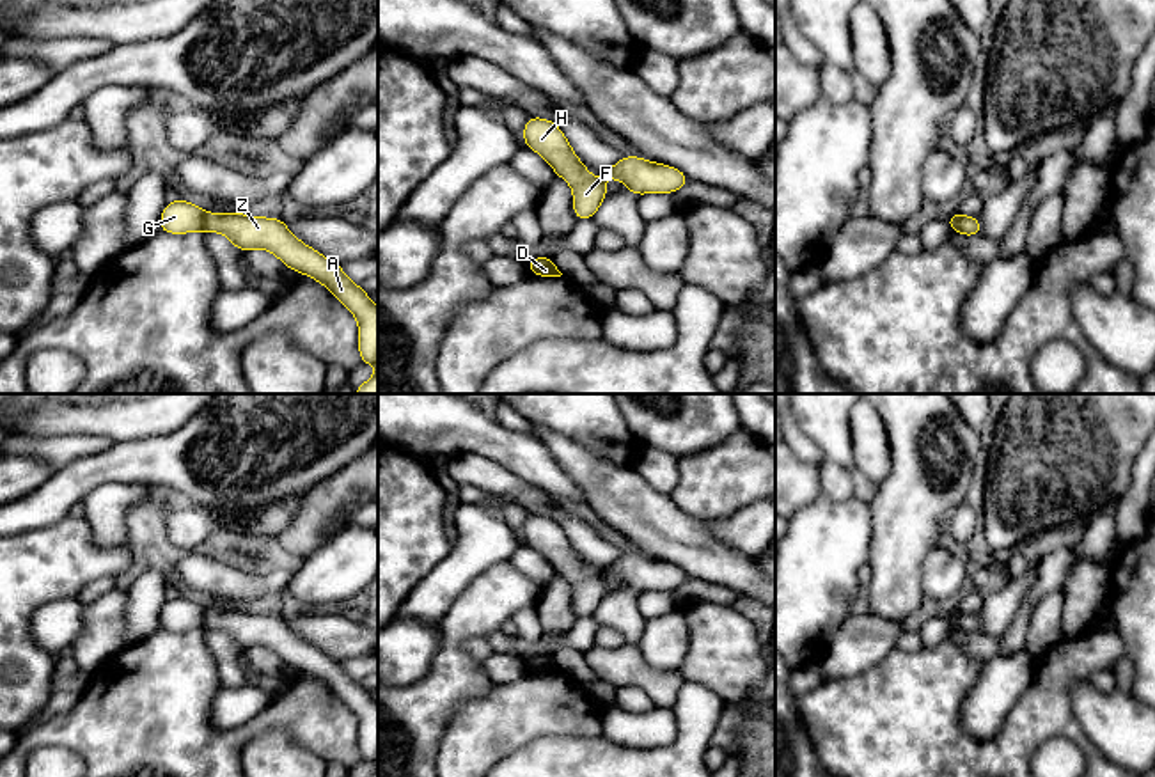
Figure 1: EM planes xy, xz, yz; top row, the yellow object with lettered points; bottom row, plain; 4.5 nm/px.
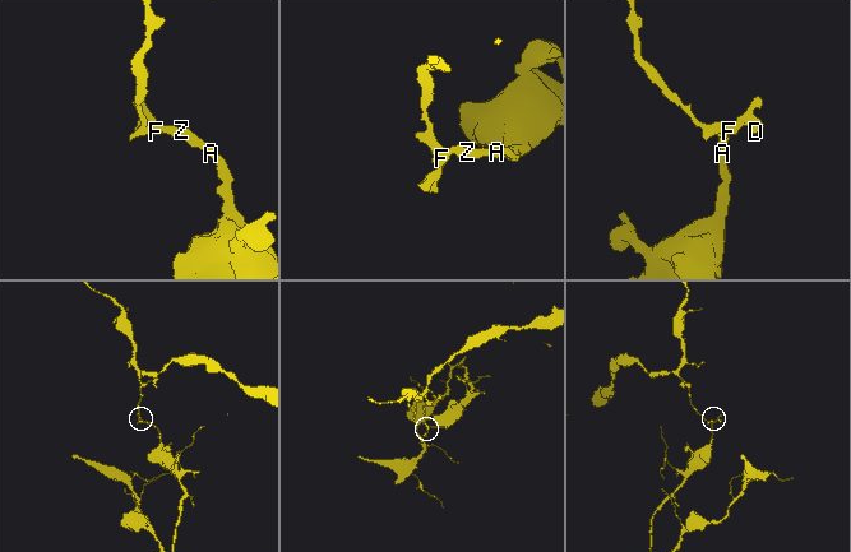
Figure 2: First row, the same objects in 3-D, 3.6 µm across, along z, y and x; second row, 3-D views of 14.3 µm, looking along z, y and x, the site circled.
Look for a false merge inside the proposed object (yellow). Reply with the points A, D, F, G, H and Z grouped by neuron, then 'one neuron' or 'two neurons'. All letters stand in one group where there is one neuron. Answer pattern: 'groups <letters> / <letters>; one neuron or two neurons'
groups A Z / D F G H; two neurons

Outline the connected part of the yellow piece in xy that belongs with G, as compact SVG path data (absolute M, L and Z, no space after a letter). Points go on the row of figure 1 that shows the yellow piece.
M177 199L167 202L163 208L160 216L160 231L170 234L204 231L204 216L204 209L185 199Z

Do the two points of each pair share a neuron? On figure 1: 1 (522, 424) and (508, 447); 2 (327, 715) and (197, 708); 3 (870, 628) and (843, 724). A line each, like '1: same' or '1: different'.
1: different
2: same
3: different

